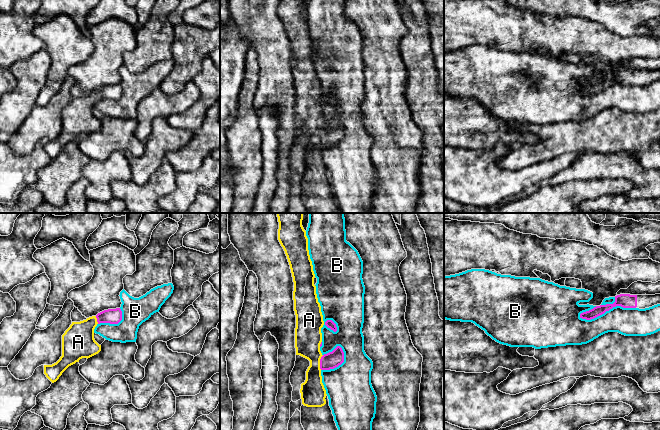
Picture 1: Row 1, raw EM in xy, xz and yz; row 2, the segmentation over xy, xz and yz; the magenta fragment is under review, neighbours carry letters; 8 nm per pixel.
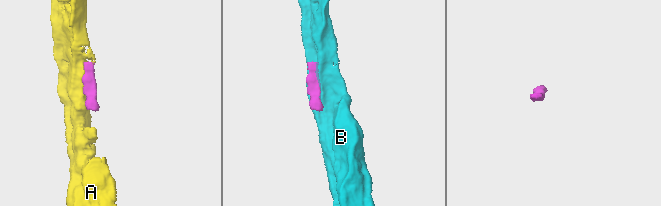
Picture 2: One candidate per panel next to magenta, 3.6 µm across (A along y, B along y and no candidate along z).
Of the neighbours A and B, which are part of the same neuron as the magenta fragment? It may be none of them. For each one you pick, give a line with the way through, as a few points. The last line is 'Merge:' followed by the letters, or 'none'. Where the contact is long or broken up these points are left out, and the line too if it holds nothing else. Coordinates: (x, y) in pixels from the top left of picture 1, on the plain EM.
Merge: A

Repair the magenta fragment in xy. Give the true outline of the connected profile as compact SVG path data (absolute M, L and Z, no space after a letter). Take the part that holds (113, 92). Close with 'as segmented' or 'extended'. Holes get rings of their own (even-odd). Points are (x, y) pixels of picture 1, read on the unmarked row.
M120 84L108 85L96 92L80 98L72 98L62 111L62 132L52 141L44 141L44 150L52 158L56 158L62 149L82 134L90 134L101 127L94 115L94 105L100 99L118 100L122 96Z | extended

